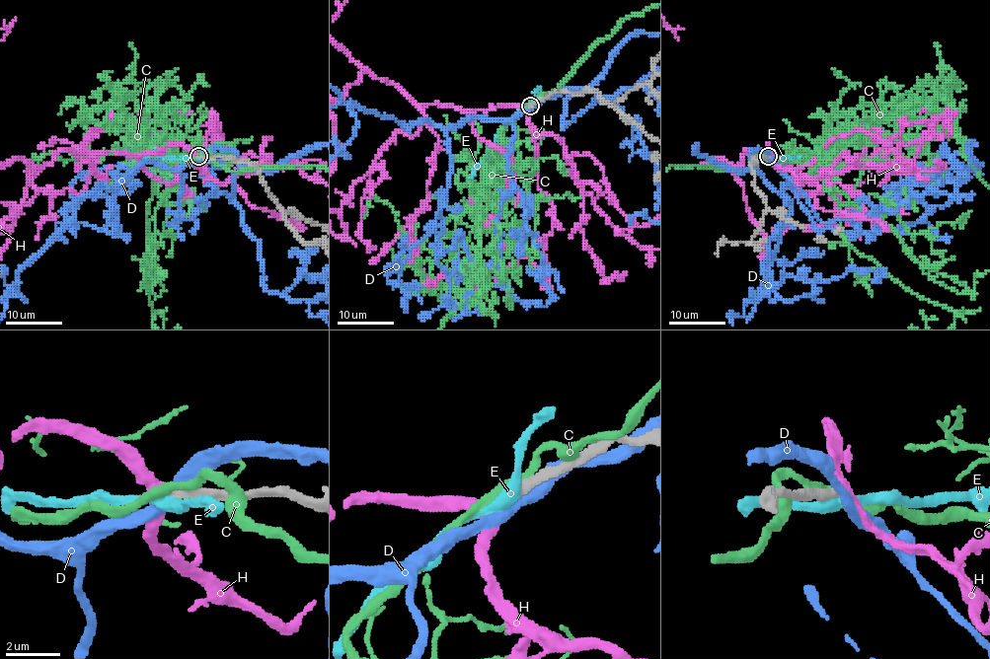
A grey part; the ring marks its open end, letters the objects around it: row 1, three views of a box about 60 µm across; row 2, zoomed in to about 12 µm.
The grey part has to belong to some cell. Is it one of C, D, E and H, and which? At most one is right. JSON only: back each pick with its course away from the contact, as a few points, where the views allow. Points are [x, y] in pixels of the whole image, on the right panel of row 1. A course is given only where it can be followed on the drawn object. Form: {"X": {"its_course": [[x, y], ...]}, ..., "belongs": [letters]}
{"belongs": ["H"]}

